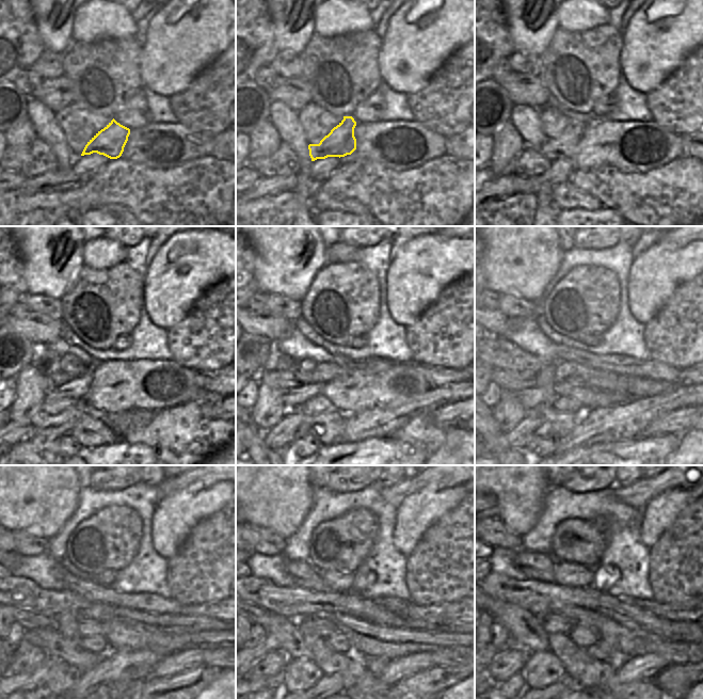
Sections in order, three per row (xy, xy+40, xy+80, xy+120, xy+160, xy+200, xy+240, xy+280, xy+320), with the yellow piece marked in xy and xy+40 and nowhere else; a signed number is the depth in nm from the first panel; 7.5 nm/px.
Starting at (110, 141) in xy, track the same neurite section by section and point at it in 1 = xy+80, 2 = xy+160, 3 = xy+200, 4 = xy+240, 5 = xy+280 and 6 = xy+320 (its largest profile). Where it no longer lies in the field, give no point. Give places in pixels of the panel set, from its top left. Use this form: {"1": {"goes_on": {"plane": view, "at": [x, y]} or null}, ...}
{"1": {"goes_on": {"plane": "xy+80", "at": [564, 146]}}, "2": {"goes_on": {"plane": "xy+160", "at": [293, 396]}}, "3": {"goes_on": {"plane": "xy+200", "at": [531, 398]}}, "4": {"goes_on": {"plane": "xy+240", "at": [38, 637]}}, "5": {"goes_on": {"plane": "xy+280", "at": [271, 642]}}, "6": {"goes_on": {"plane": "xy+320", "at": [511, 642]}}}

